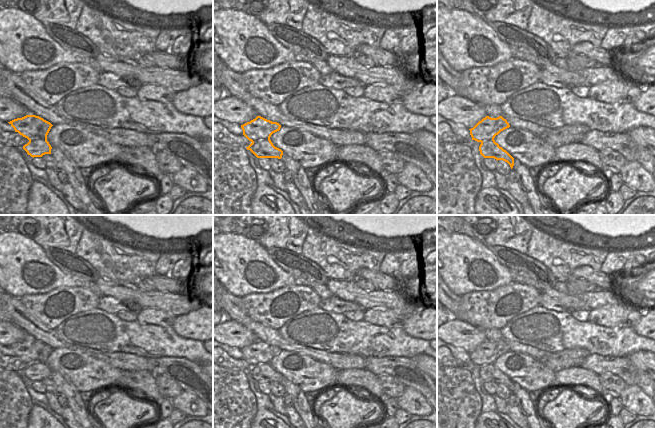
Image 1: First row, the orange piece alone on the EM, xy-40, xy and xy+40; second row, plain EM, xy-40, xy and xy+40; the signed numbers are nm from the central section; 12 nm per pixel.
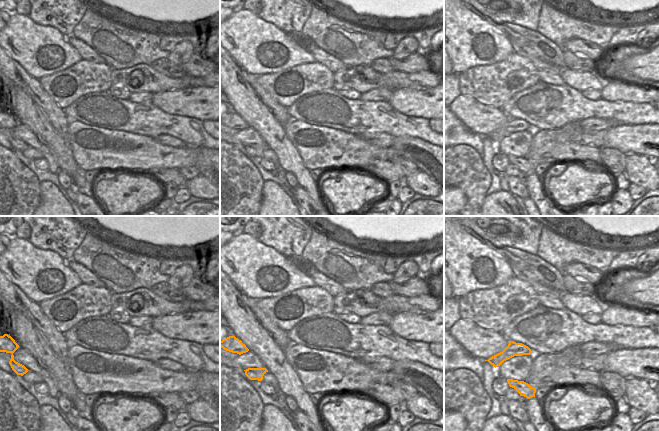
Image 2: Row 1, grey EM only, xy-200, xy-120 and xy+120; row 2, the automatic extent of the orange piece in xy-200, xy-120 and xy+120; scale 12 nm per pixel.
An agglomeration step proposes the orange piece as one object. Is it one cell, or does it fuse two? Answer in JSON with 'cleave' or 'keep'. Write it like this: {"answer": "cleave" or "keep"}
{"answer": "cleave"}

